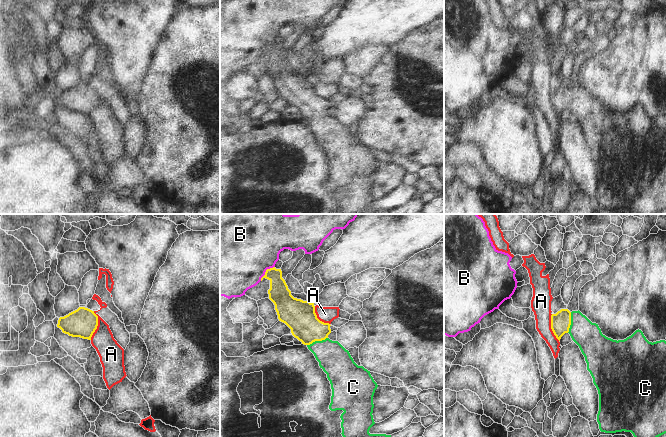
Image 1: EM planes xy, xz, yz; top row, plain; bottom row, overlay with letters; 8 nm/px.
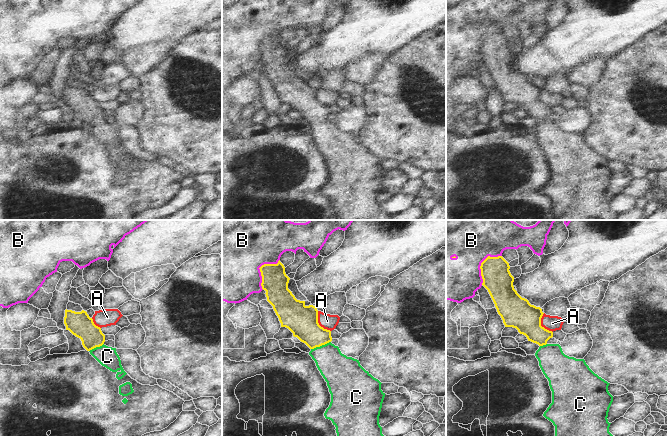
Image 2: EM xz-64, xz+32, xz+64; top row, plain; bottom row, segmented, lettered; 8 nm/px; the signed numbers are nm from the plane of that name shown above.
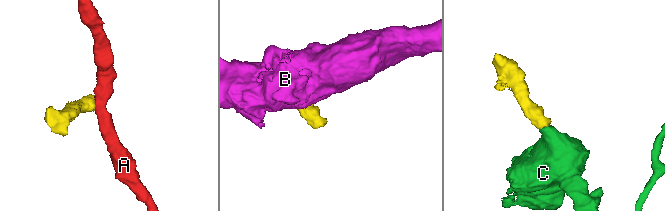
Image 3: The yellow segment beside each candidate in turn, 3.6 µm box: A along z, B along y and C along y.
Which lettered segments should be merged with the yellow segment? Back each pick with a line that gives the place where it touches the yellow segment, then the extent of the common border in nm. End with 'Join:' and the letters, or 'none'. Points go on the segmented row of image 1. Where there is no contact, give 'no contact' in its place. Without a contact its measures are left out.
C: xz (317, 340) | 180 nm
Join: C

